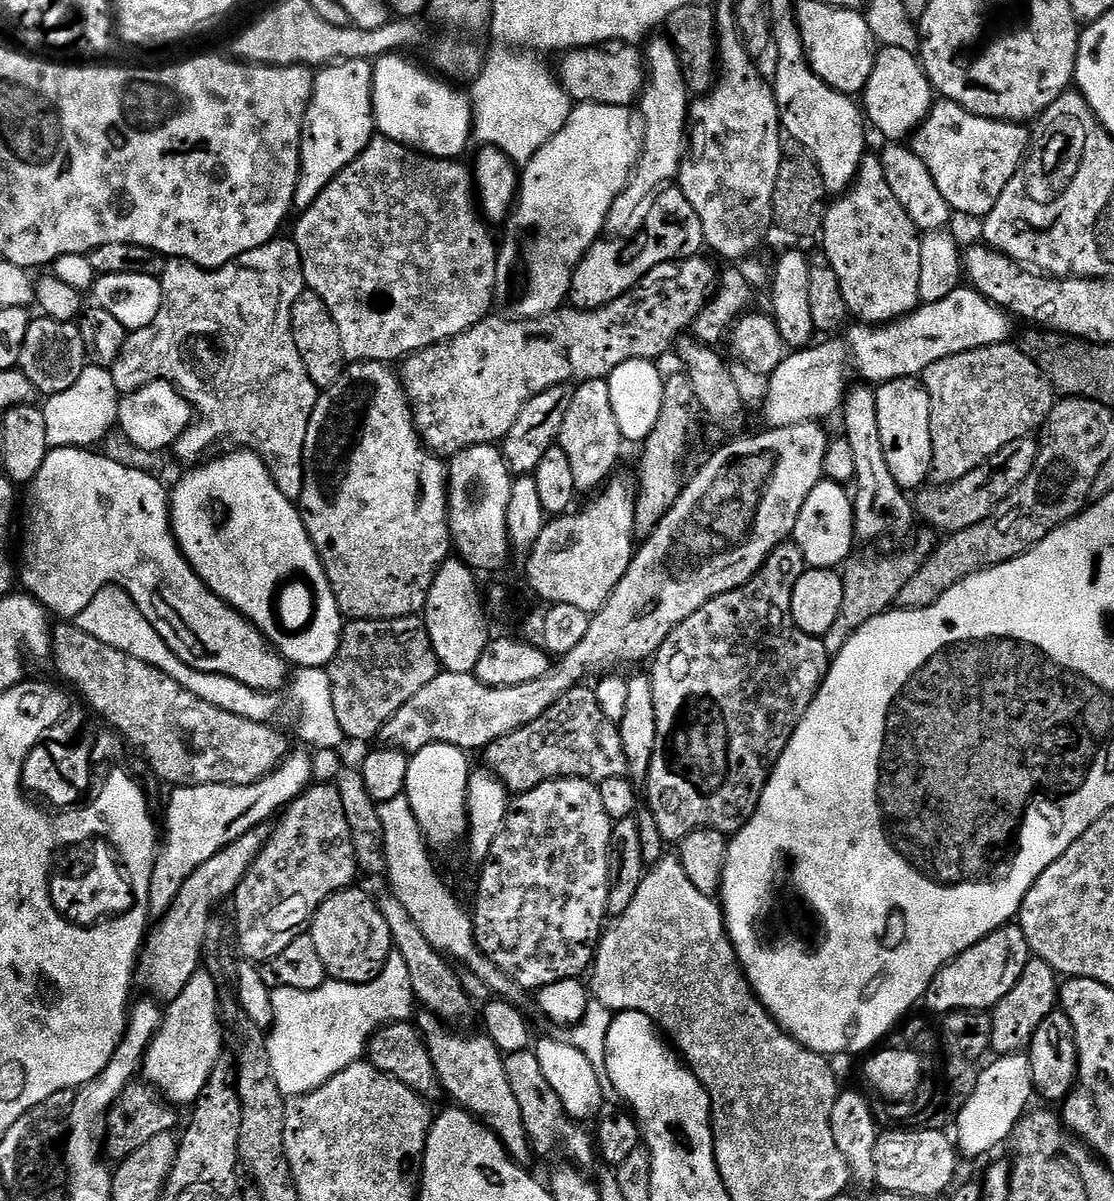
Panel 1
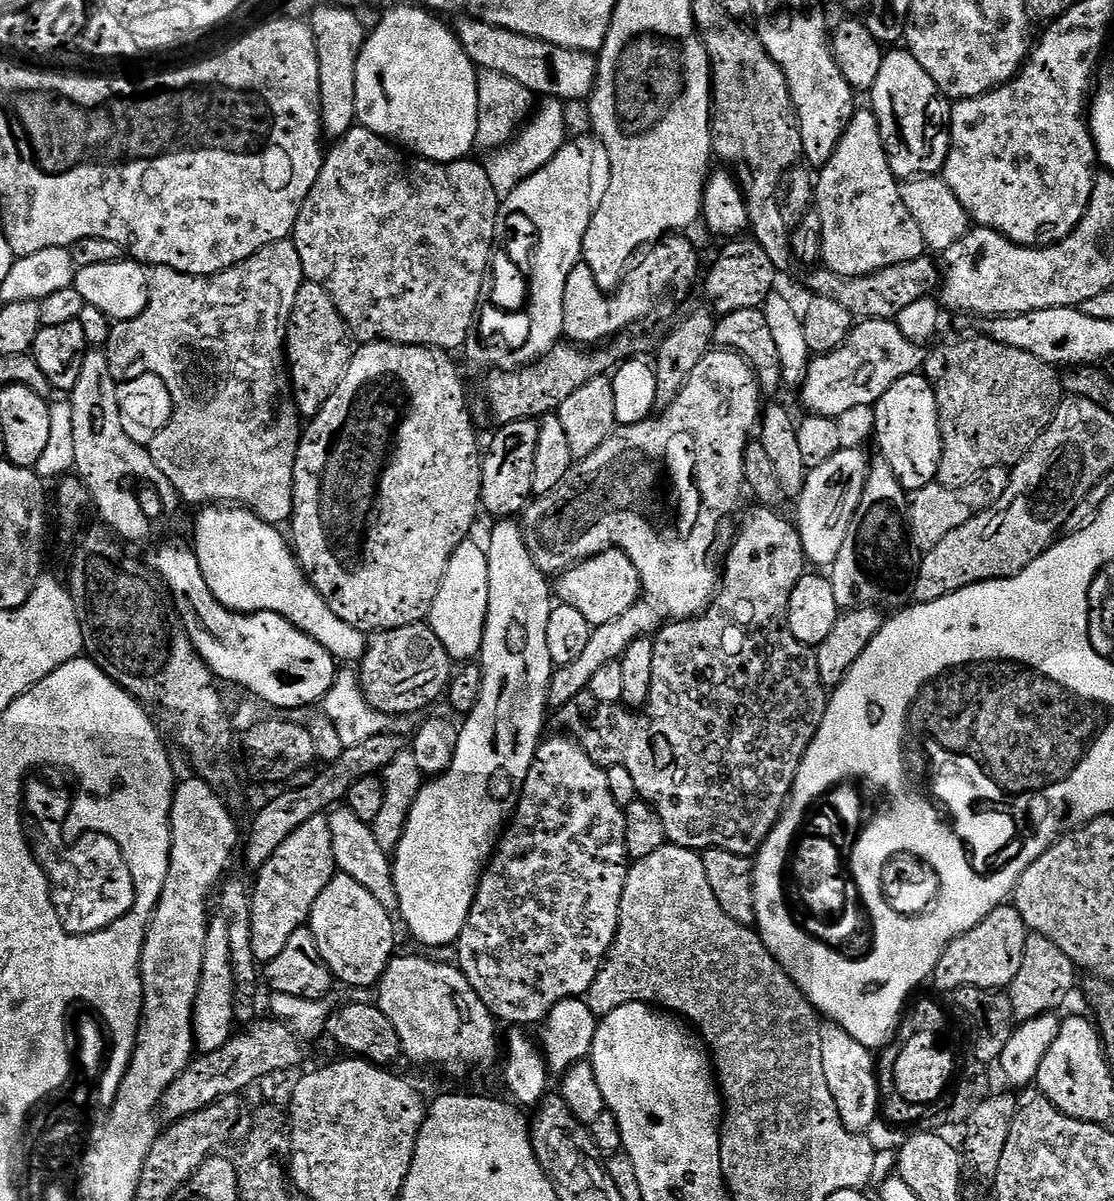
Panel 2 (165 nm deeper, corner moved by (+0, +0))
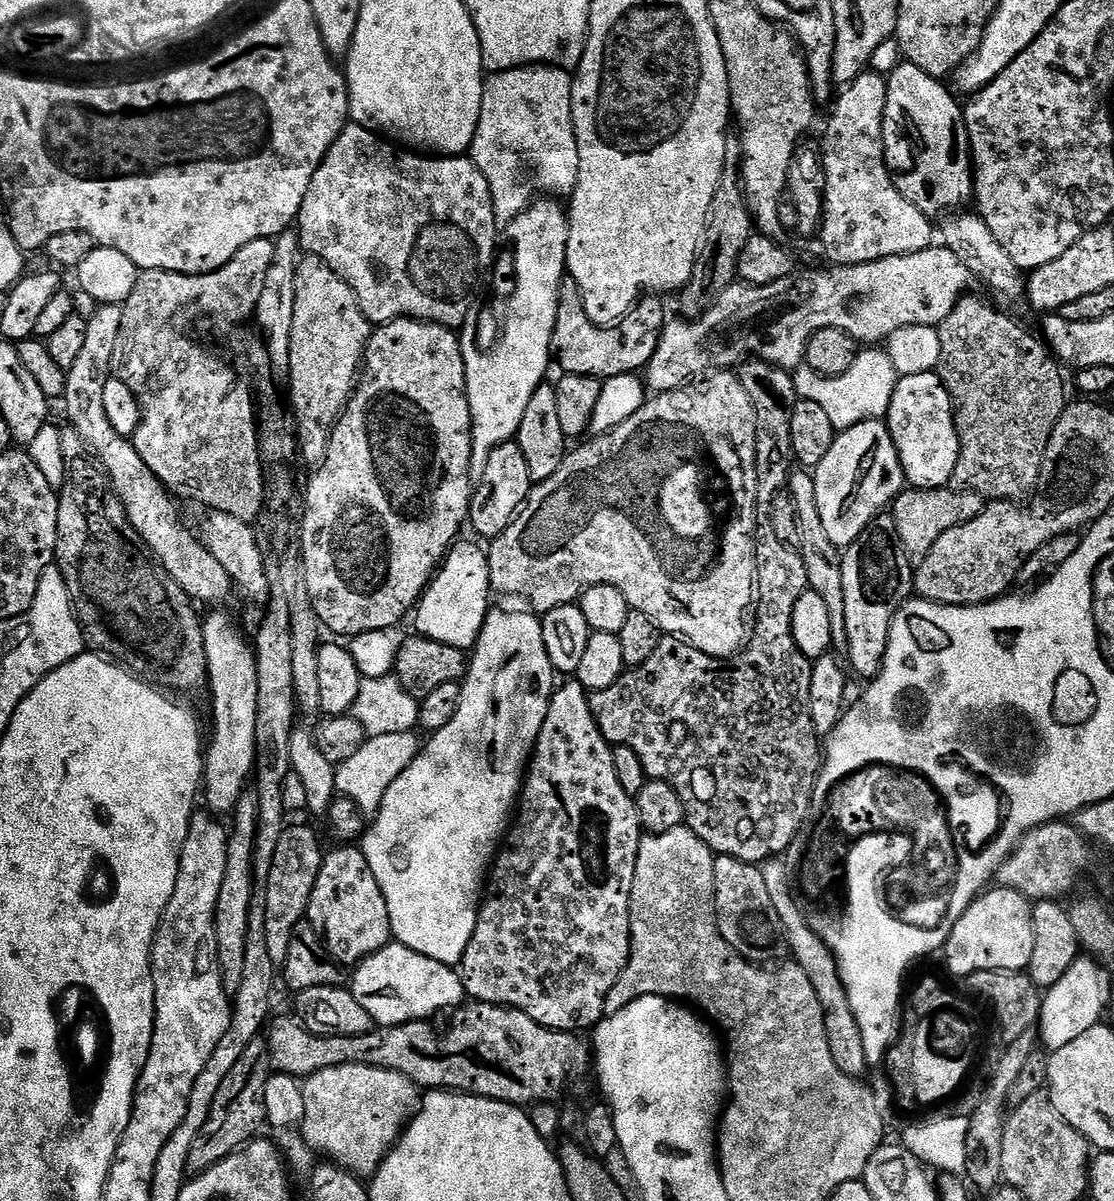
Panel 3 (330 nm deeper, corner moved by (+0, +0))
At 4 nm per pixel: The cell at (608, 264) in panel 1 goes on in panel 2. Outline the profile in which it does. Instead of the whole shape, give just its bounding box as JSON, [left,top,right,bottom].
[562,234,700,346]

